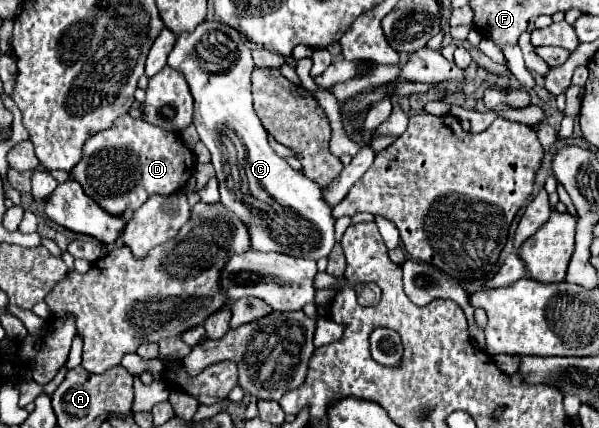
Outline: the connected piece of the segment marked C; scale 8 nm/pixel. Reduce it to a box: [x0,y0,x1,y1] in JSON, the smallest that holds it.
[167,22,335,260]

